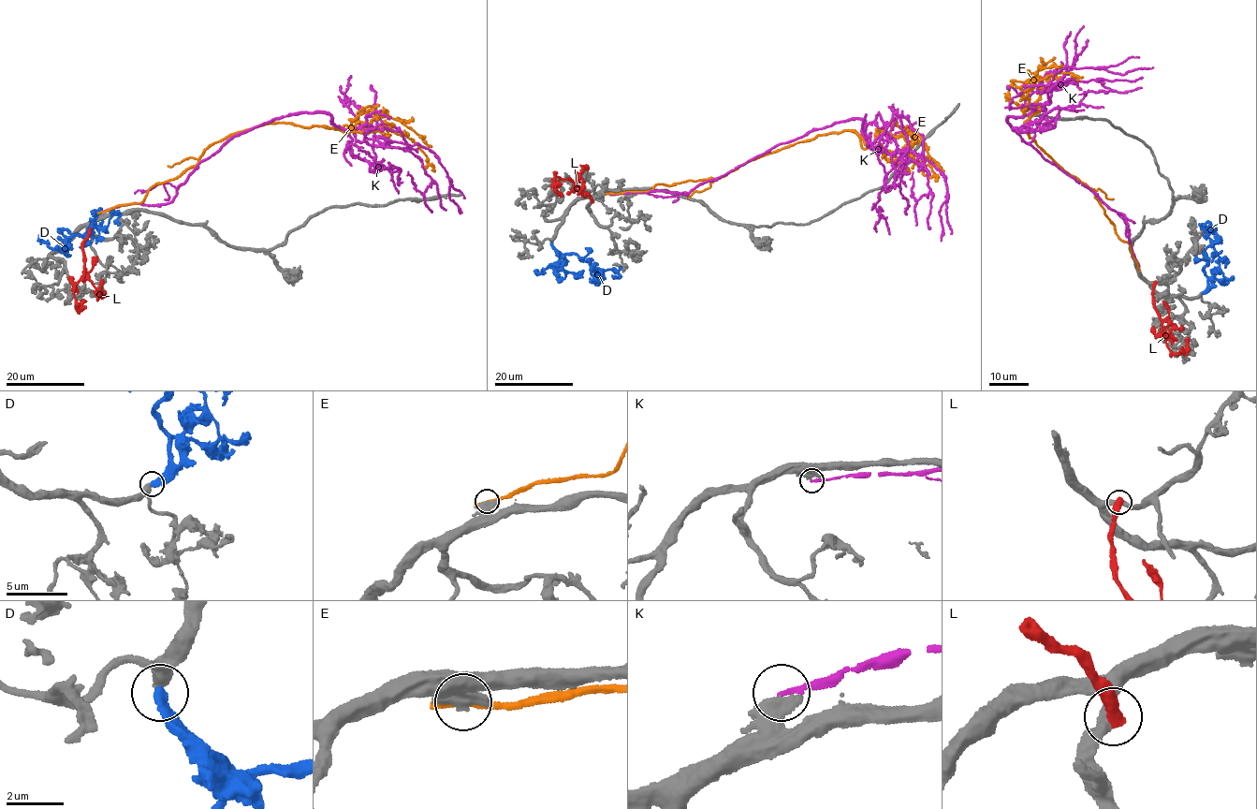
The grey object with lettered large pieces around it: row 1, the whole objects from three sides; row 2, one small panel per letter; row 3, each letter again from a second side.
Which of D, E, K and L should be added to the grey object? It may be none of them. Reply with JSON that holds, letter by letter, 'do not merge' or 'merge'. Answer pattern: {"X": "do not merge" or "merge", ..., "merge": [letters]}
{"D": "merge", "E": "do not merge", "K": "do not merge", "L": "do not merge", "merge": ["D"]}

